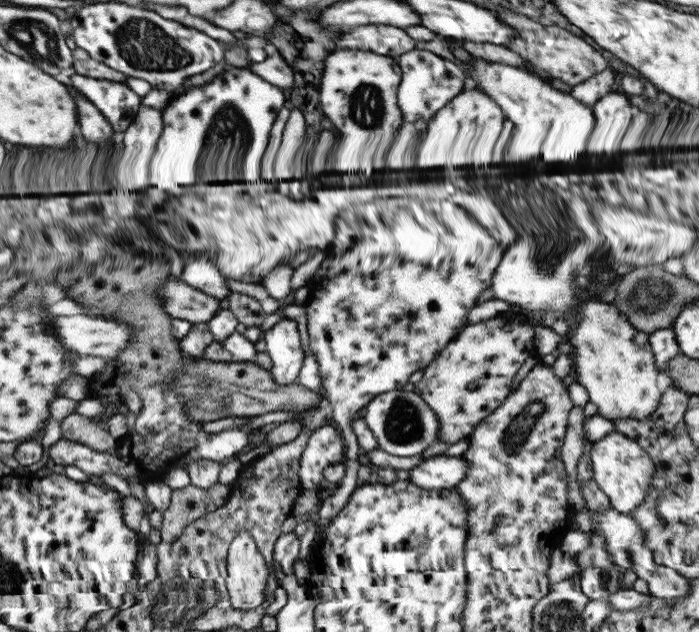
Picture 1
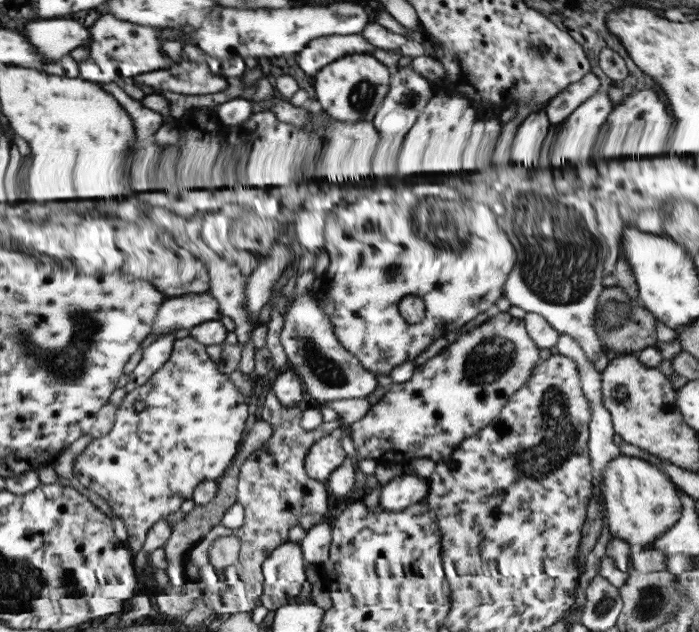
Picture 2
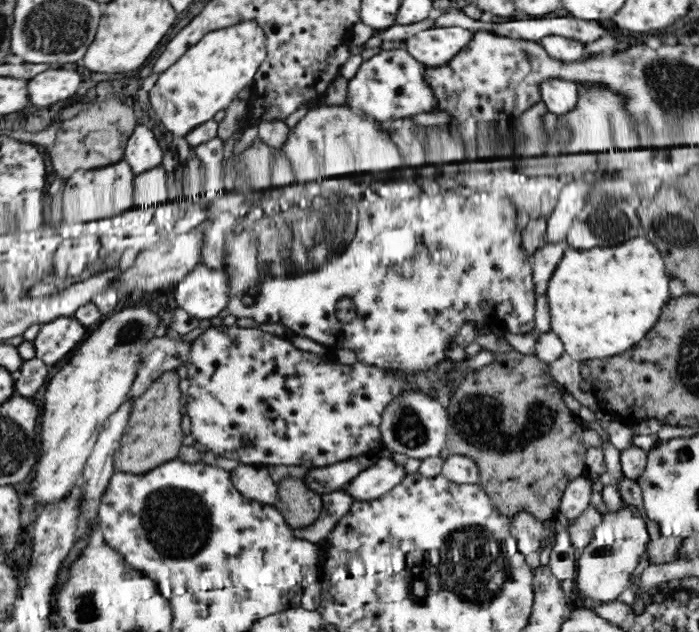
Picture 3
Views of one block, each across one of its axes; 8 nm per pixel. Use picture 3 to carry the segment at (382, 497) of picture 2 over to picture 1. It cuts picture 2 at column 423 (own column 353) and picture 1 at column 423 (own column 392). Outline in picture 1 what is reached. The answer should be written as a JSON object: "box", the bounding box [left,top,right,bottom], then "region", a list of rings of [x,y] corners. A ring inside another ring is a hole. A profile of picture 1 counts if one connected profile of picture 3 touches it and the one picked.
{"box":[408,455,468,489],"region":[[[433,455],[408,470],[408,481],[424,489],[448,489],[466,477],[468,466],[461,456]]]}

